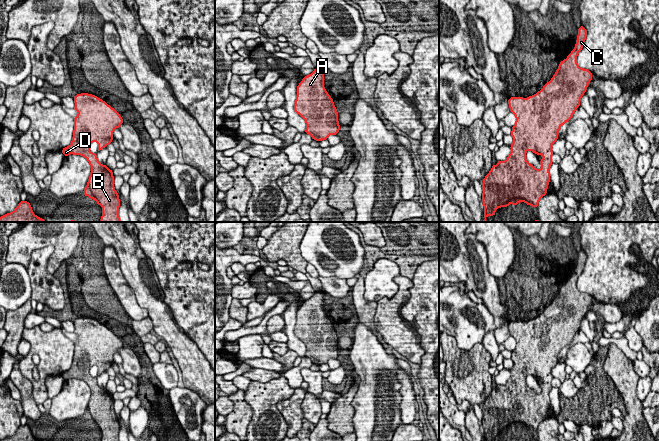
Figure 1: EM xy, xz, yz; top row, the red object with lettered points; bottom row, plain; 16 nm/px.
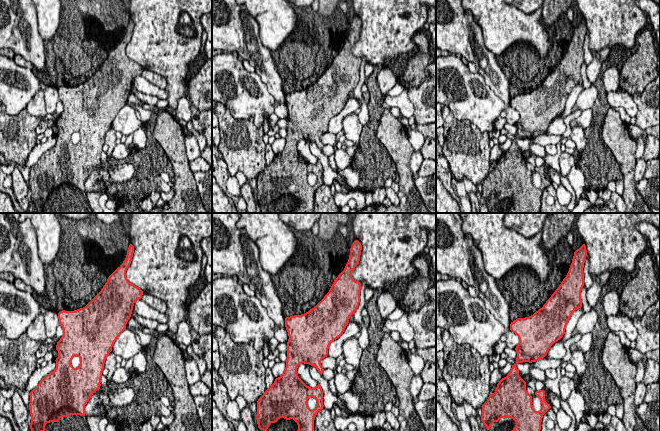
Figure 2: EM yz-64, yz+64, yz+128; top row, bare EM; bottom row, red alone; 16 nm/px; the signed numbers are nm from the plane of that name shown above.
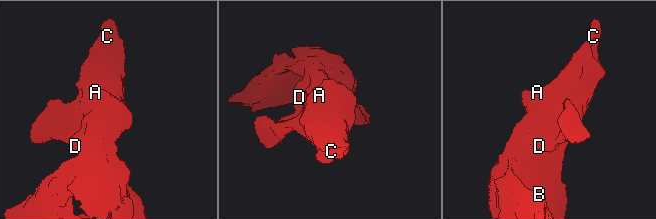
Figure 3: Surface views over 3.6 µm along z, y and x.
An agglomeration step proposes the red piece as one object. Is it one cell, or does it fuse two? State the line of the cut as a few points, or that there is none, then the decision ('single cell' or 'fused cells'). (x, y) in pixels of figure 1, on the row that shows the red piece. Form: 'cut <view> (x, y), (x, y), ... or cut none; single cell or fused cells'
cut none; single cell

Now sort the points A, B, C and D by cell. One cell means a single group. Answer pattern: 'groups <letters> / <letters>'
groups A B C D

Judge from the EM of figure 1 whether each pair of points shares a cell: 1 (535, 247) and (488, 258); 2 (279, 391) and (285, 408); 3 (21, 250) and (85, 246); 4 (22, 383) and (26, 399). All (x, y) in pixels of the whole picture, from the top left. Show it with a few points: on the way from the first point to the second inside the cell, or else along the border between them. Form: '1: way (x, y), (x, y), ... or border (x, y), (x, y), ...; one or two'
1: border (512, 232), (515, 245), (515, 259), (506, 274); two
2: border (295, 390), (277, 403), (286, 423); two
3: border (80, 232), (78, 244), (74, 251), (60, 265); two
4: way (25, 387), (26, 395); one

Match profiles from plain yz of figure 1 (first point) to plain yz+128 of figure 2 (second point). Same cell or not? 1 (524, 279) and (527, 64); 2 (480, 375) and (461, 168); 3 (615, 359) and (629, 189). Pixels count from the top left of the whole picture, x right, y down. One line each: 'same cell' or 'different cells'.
1: same cell
2: same cell
3: same cell

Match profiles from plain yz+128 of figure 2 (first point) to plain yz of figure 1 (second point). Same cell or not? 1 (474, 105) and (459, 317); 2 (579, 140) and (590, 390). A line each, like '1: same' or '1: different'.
1: same
2: different

